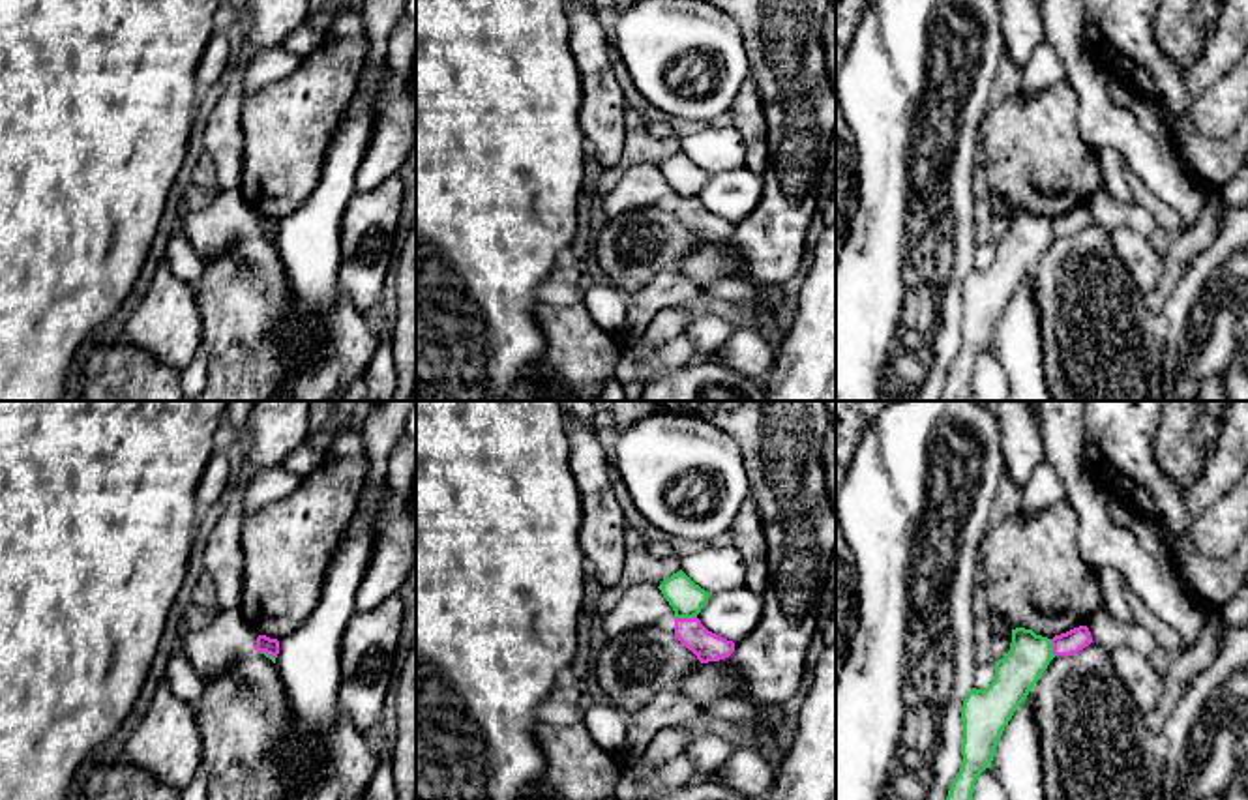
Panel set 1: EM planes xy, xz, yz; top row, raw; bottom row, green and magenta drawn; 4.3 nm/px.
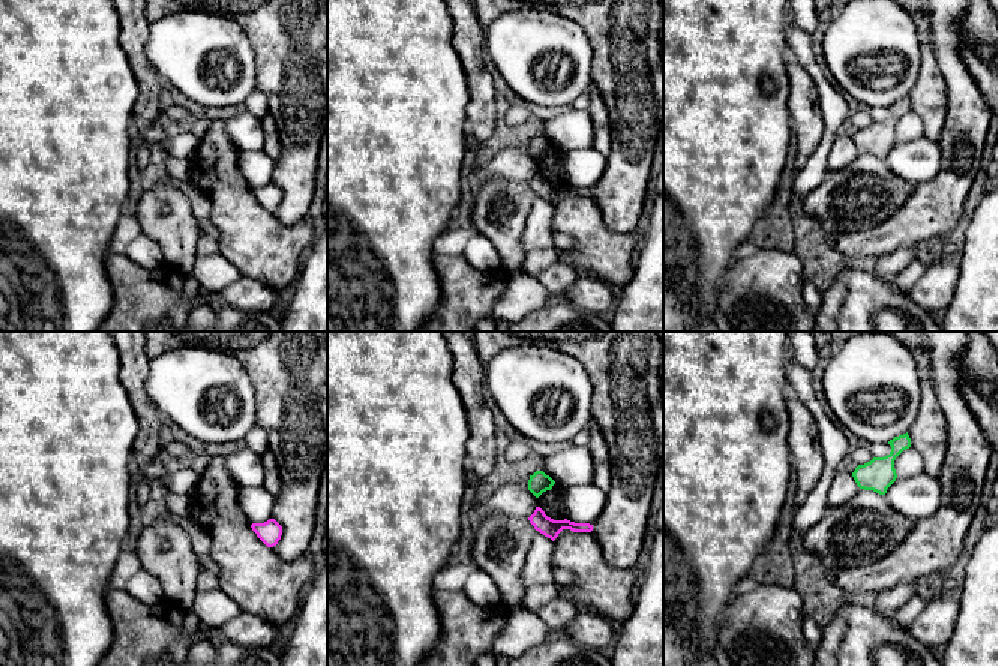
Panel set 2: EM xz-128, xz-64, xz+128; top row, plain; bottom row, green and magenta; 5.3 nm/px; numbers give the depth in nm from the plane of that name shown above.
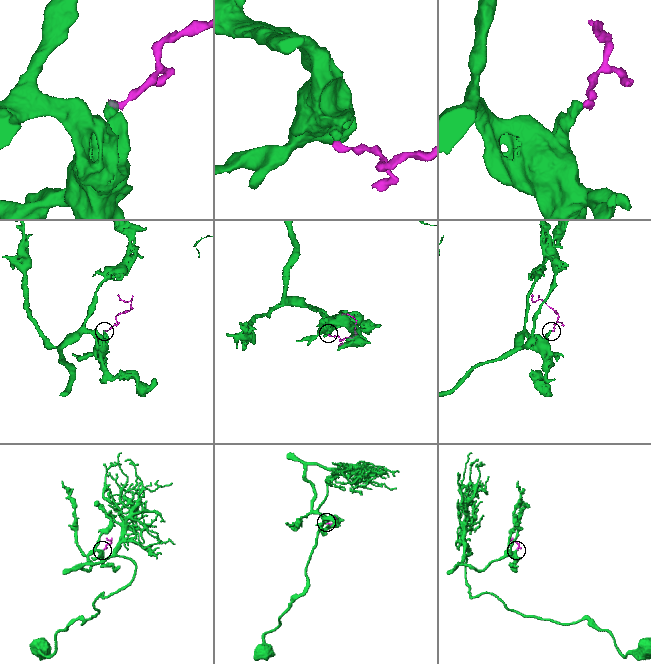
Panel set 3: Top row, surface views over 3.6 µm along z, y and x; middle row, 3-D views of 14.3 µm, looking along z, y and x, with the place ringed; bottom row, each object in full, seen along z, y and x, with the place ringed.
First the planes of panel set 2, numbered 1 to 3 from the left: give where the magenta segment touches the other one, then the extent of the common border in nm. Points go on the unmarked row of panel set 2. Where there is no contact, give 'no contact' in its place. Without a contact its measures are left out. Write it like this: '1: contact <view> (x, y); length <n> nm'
1: no contact
2: no contact
3: no contact

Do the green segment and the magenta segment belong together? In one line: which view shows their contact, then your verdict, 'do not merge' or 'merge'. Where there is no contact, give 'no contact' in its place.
xz | do not merge

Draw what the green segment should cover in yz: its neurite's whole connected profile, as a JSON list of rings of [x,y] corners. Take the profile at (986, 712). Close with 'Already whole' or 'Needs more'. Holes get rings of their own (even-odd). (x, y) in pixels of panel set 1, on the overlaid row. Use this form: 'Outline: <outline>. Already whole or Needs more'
Outline: [[[1025,628],[1012,630],[1010,650],[995,661],[993,682],[986,689],[973,688],[963,701],[963,763],[946,800],[973,800],[974,783],[991,768],[1004,727],[1053,658],[1051,639]]]. Already whole

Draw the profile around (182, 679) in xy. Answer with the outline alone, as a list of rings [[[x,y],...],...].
[[[184,652],[172,654],[163,673],[163,680],[178,699],[191,704],[201,699],[204,691],[204,676],[195,671]]]

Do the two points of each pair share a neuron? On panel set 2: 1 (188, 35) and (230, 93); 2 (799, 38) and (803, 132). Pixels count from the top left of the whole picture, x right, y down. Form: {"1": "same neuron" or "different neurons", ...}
{"1": "same neuron", "2": "different neurons"}

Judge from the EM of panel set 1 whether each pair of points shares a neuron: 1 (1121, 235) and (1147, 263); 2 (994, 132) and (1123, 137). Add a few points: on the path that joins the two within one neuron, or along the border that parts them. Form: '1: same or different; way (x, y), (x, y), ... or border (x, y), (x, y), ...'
1: same; way (1127, 242), (1140, 255)
2: different; border (1074, 92), (1076, 130), (1095, 150)

